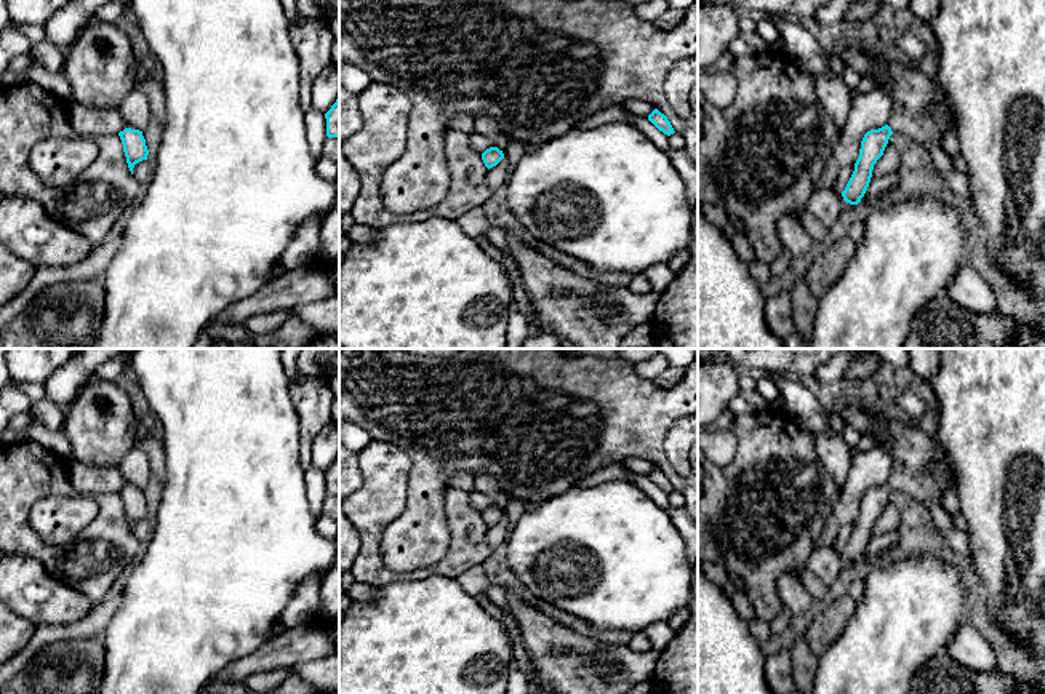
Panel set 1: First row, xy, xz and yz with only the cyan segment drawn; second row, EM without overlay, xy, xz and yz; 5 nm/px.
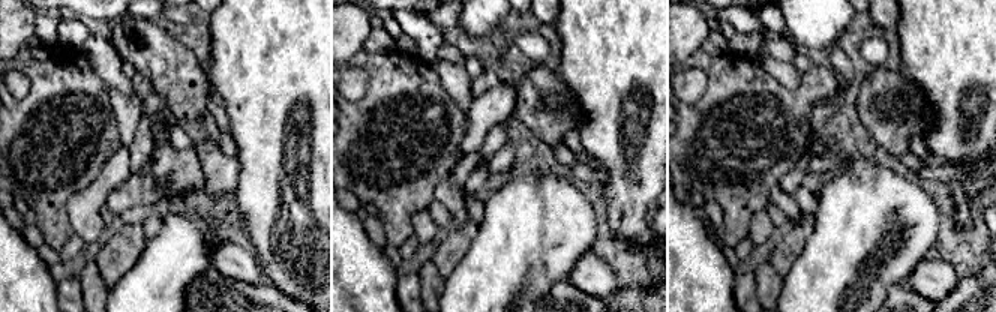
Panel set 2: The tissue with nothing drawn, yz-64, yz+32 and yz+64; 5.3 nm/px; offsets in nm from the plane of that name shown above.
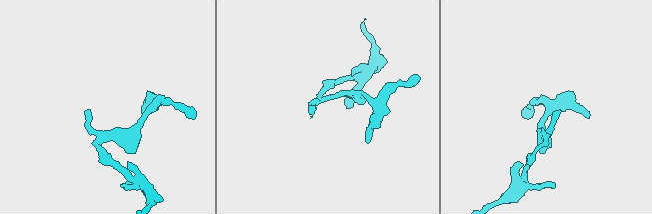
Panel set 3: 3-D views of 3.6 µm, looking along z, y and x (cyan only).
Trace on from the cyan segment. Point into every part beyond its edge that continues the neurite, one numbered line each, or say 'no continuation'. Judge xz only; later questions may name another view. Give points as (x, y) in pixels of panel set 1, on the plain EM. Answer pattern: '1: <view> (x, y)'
no continuation

